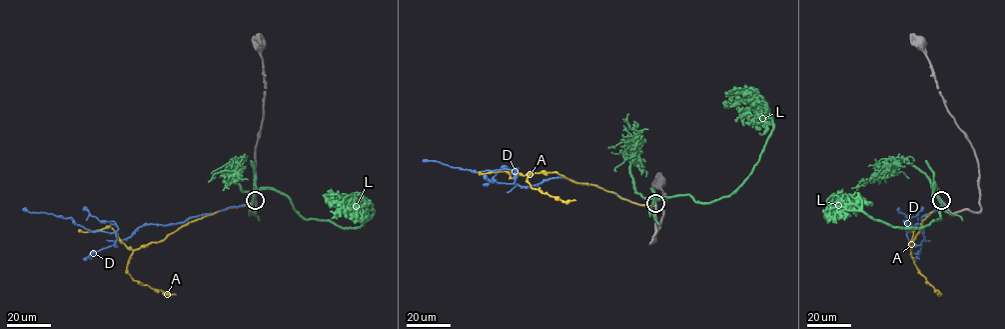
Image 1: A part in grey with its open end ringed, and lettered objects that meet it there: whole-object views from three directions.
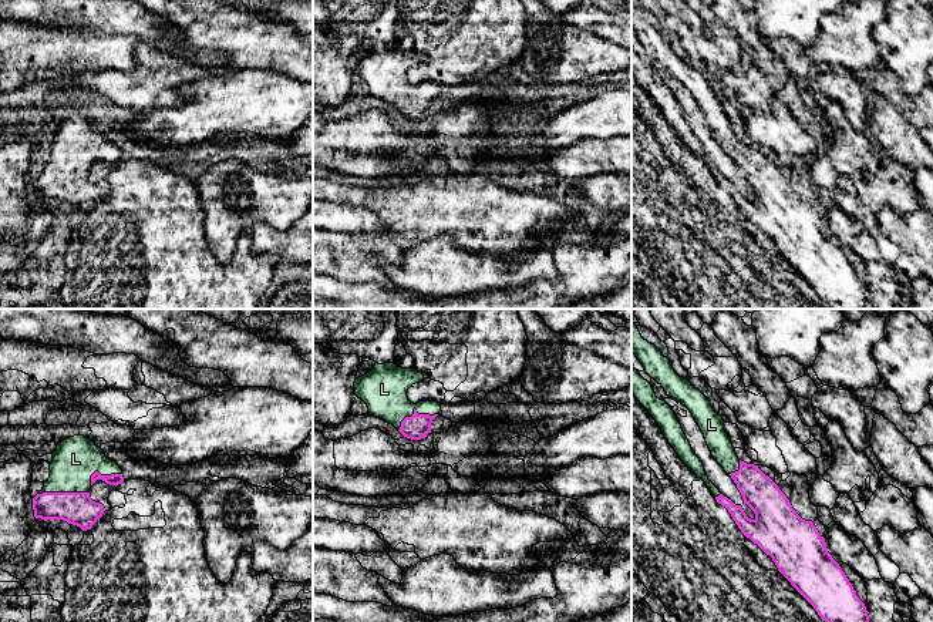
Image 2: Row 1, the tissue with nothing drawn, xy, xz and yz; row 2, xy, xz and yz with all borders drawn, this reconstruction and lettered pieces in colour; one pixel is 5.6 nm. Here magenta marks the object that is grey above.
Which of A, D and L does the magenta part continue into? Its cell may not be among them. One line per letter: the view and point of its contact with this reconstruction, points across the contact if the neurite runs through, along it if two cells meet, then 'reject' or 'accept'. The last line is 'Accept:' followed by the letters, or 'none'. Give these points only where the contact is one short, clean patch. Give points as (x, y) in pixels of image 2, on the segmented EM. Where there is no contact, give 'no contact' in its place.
A: no contact; reject
D: no contact; reject
L: meets magenta in xz at (414, 412); accept
Accept: L

